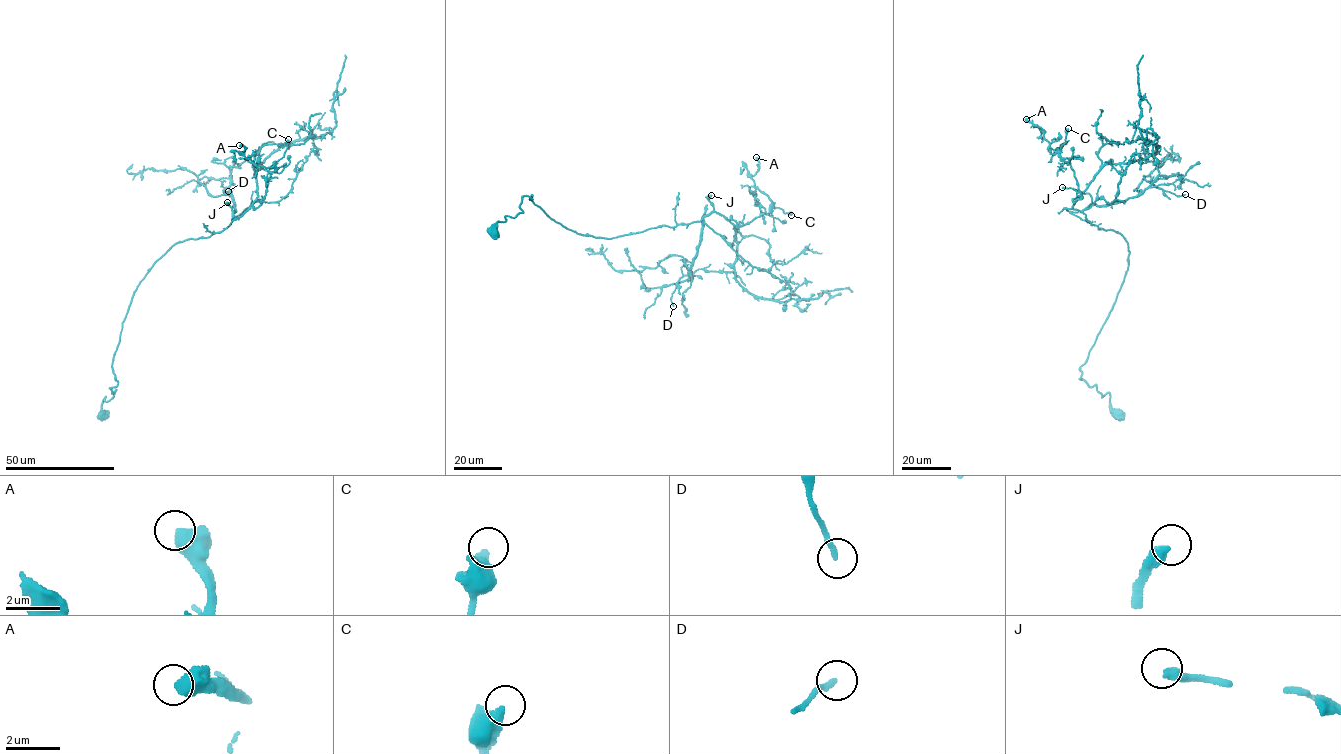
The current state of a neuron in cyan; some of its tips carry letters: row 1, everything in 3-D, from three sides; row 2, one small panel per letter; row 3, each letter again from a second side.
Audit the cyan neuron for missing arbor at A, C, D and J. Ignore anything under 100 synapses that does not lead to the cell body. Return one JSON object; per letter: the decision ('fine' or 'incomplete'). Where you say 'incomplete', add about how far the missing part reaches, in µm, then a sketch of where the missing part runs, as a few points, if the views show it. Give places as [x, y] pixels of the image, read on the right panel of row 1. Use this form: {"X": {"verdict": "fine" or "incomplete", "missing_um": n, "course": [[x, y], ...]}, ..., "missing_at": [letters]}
{"A": {"verdict": "fine"}, "C": {"verdict": "fine"}, "D": {"verdict": "fine"}, "J": {"verdict": "incomplete", "missing_um": 70}, "missing_at": ["J"]}

